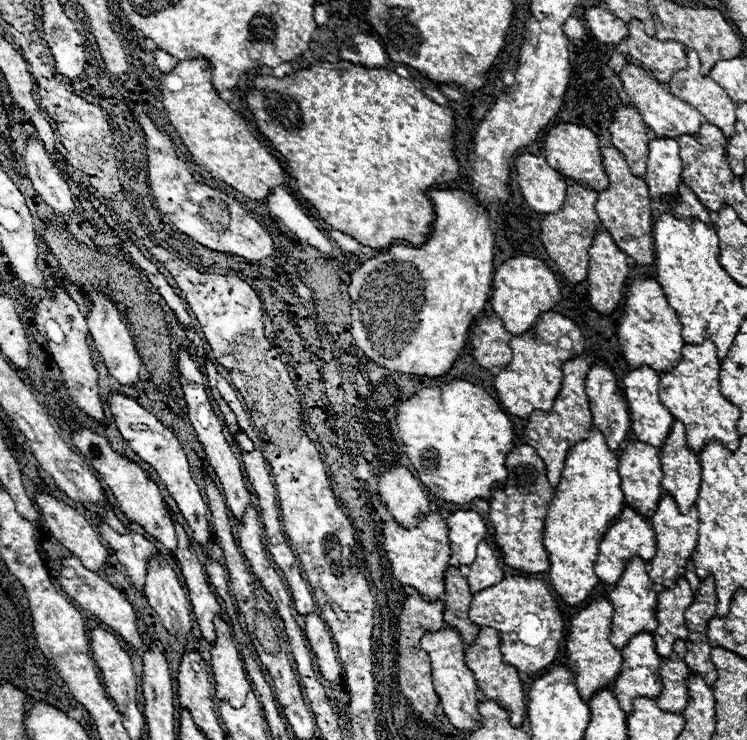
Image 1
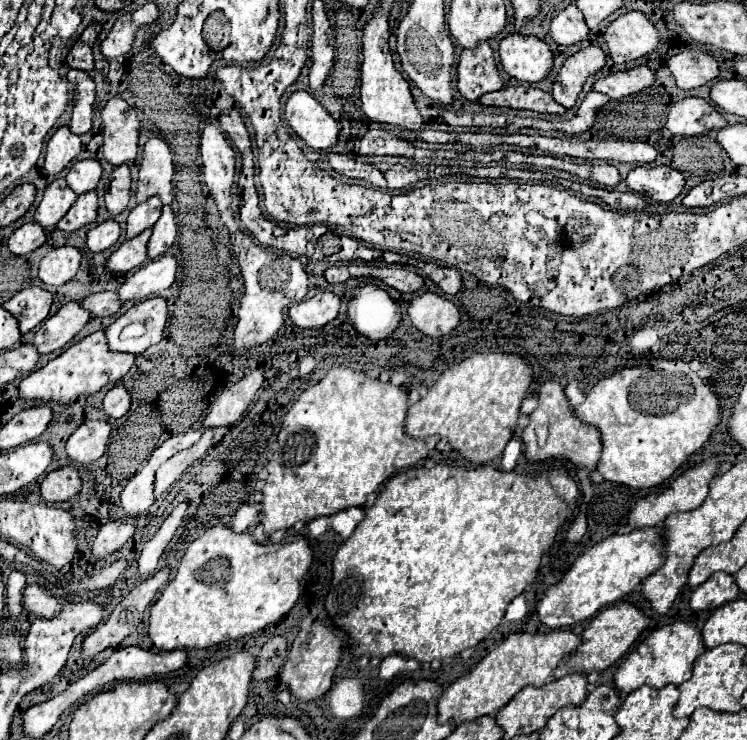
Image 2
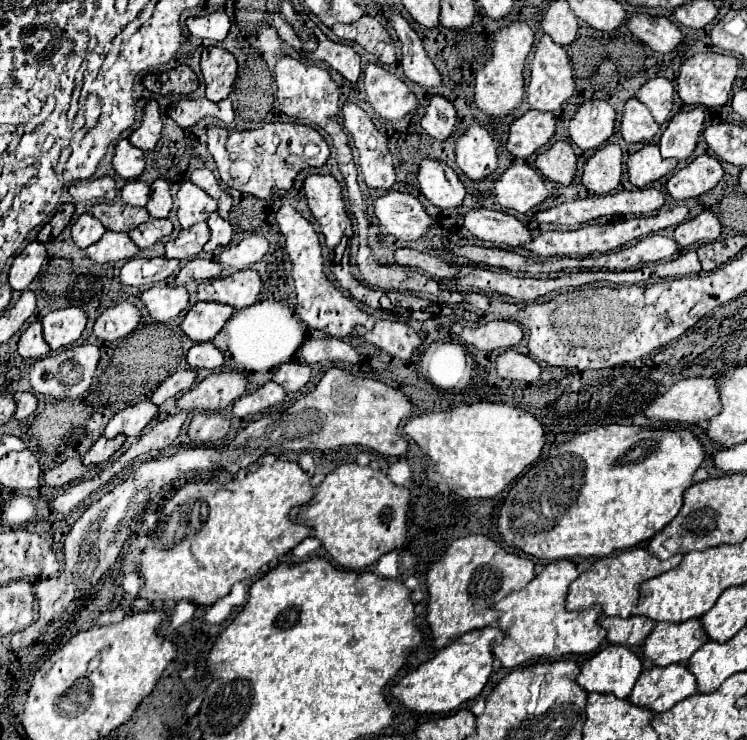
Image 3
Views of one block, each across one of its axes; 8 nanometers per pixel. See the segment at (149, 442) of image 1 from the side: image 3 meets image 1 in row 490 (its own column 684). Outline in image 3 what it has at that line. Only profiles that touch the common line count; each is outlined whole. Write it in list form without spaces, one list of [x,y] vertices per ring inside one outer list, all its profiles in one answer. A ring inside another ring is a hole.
[[[702,154],[694,158],[686,168],[676,172],[666,182],[666,190],[674,200],[688,200],[710,192],[722,180],[722,176],[722,164],[716,158]]]

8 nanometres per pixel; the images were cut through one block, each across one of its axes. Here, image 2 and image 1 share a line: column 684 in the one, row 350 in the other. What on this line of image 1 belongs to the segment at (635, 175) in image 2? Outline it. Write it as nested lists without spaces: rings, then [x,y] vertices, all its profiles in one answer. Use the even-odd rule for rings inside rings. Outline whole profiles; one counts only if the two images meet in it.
[[[180,350],[178,352],[178,370],[180,370],[180,384],[182,384],[182,390],[184,390],[184,398],[186,398],[186,404],[188,404],[188,416],[190,416],[190,422],[198,434],[198,440],[206,452],[206,460],[208,464],[214,468],[216,476],[218,476],[218,482],[220,482],[220,490],[224,494],[224,500],[232,512],[232,518],[236,520],[236,524],[240,524],[246,508],[250,506],[250,492],[246,490],[244,486],[244,476],[242,476],[242,470],[240,470],[240,462],[236,458],[236,454],[232,452],[230,444],[228,444],[228,438],[226,438],[226,430],[222,428],[222,422],[218,420],[218,416],[214,414],[214,408],[212,408],[212,402],[210,402],[210,396],[208,396],[208,388],[206,388],[206,380],[202,376],[202,372],[198,370],[198,364],[184,352]]]

